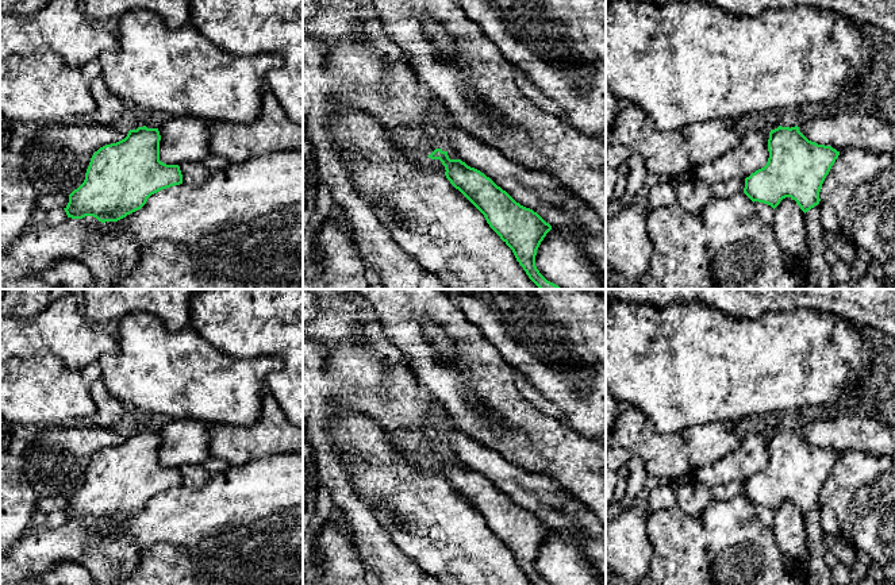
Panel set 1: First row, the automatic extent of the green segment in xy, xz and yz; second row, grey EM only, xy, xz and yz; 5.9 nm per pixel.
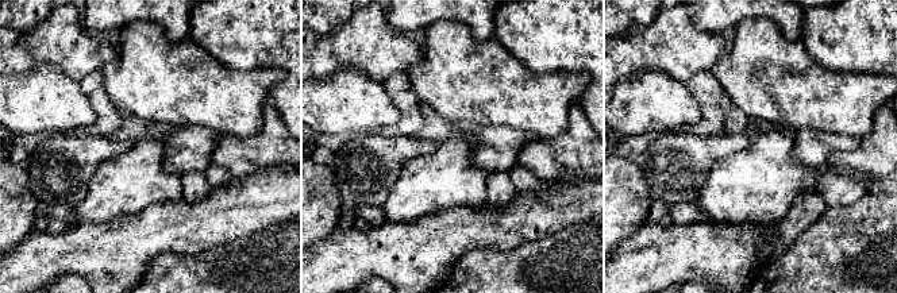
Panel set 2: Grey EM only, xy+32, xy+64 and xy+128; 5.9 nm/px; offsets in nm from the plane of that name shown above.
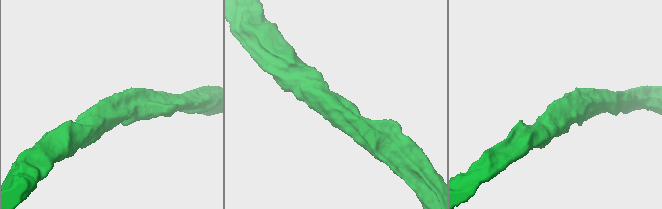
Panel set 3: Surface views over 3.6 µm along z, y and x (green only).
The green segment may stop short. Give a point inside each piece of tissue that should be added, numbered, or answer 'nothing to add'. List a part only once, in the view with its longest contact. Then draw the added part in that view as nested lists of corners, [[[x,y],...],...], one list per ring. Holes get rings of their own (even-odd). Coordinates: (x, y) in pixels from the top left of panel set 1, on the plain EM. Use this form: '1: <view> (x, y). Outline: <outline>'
nothing to add

